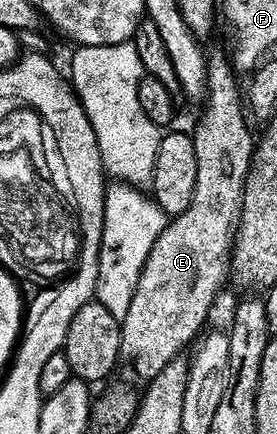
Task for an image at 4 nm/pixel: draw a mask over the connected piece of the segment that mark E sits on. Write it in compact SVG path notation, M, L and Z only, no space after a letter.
M220 55L208 59L208 93L202 103L204 116L192 135L194 157L198 161L198 181L194 181L194 197L190 197L190 205L183 213L167 220L158 241L152 246L134 297L130 301L130 309L120 324L120 363L128 366L141 381L153 379L155 375L162 373L168 362L177 358L183 352L180 350L196 334L201 334L200 326L207 321L216 294L223 289L224 282L227 284L230 279L232 244L236 242L236 224L240 222L244 182L248 170L252 168L254 135L252 139L248 132L249 116L242 98L241 84L240 87L236 84L237 72L225 56L224 59Z

